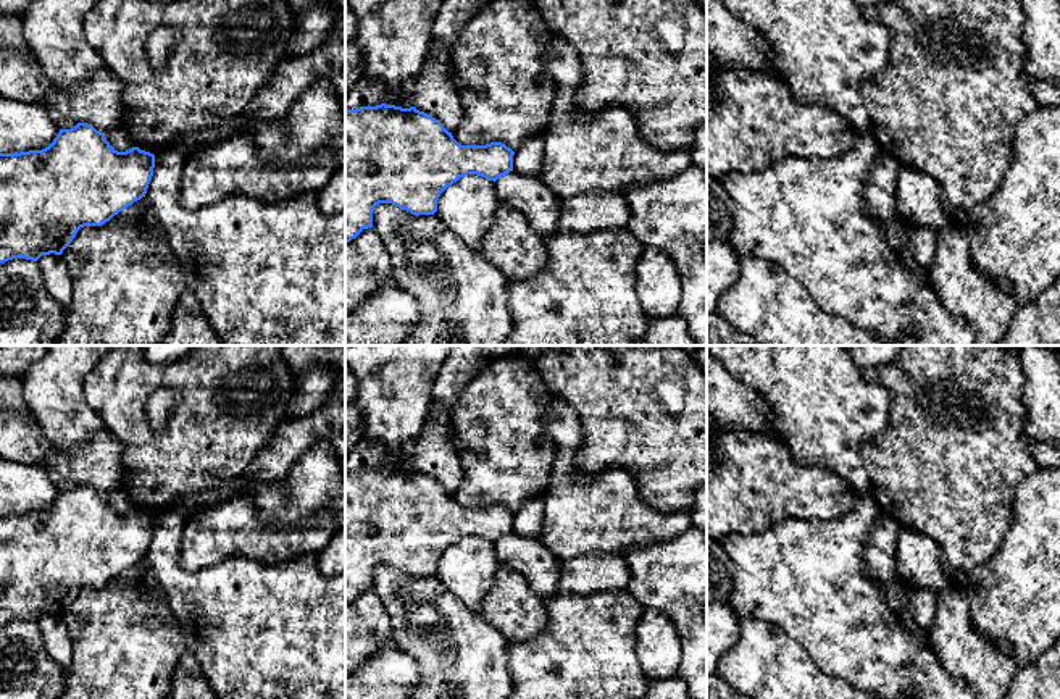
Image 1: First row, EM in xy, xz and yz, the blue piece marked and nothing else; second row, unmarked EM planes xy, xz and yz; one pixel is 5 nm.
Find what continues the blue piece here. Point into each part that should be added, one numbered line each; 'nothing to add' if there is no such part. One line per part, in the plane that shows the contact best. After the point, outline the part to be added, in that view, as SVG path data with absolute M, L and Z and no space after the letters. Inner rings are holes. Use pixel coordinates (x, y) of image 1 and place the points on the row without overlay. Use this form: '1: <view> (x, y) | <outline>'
nothing to add

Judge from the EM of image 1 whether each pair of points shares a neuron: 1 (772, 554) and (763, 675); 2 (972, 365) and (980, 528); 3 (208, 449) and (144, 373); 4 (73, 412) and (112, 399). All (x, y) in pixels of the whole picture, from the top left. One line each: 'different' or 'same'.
1: different
2: same
3: same
4: different

